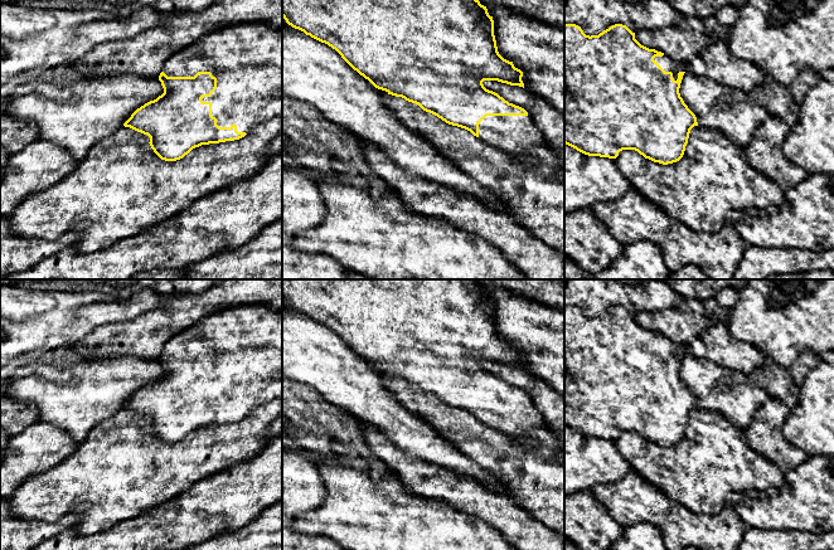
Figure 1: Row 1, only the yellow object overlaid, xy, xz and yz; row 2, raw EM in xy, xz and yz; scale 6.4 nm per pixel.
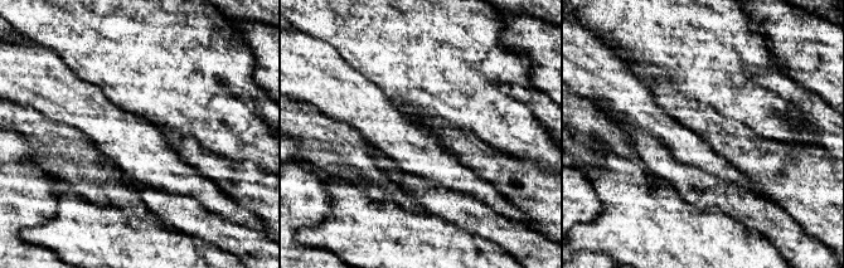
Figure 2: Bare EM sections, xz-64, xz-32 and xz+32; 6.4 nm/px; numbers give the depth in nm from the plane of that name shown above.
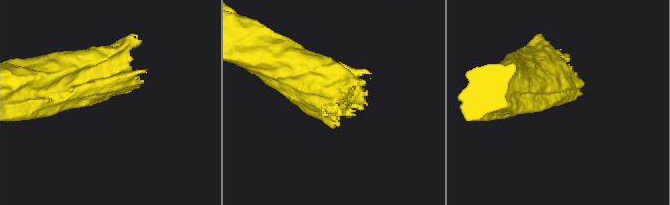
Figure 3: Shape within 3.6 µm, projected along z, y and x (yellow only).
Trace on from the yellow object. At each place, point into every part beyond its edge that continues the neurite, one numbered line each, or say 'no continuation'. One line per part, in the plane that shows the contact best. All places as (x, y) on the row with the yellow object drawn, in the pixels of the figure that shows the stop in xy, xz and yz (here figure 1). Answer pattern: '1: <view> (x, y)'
1: xy (246, 59)

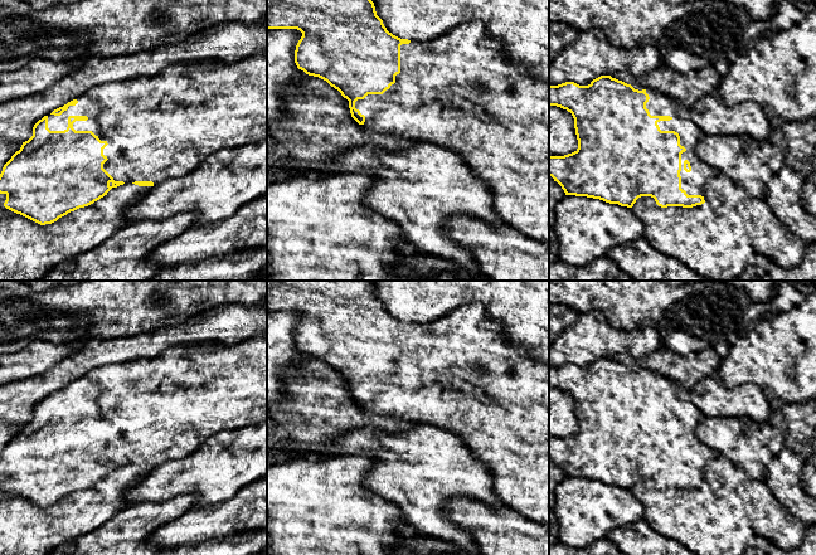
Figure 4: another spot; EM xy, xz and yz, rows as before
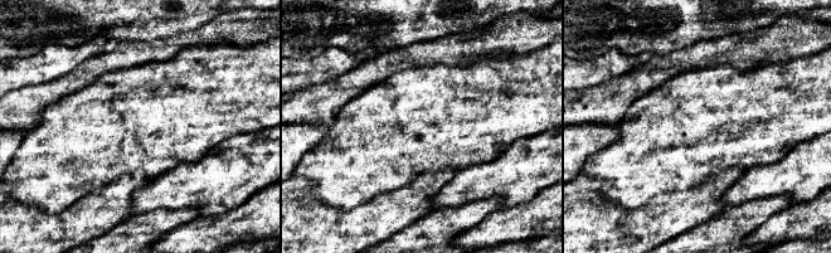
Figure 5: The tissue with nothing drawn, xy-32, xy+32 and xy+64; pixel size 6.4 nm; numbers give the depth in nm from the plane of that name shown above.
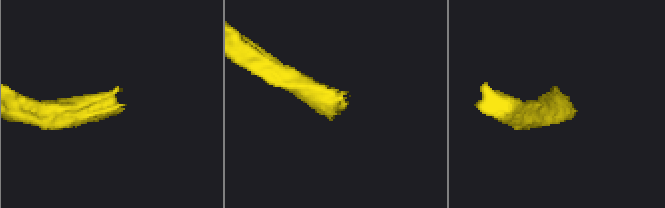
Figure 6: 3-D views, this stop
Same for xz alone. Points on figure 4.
1: xz (461, 92)

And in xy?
1: xy (158, 127)

